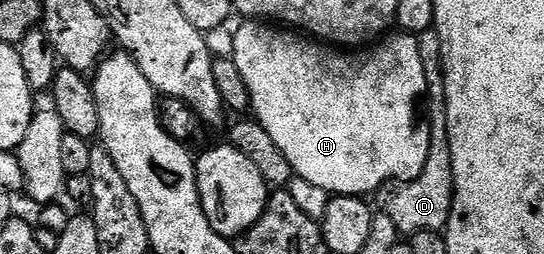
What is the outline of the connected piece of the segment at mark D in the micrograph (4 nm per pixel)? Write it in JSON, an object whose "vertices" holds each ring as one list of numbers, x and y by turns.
{"vertices":[[436,30,425,31,419,37,419,55,423,57,423,73,427,73,425,94,429,103,429,152,427,165,419,177,408,180,389,199,387,213,391,221,401,230,402,236,412,237,424,231,444,232,453,212,453,162,451,141,447,133,447,97,445,96,445,74,443,73,443,49]]}

